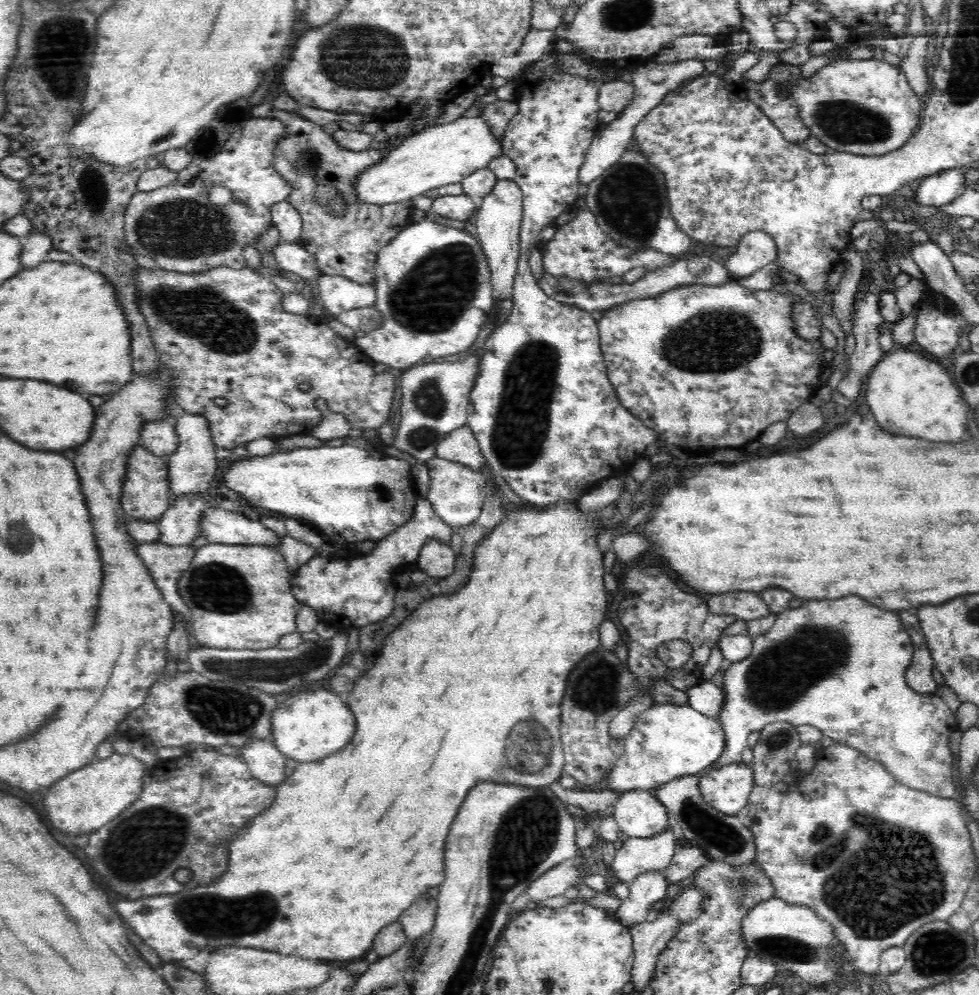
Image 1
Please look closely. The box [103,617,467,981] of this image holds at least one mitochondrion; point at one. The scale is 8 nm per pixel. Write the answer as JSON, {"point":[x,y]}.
{"point":[206,915]}

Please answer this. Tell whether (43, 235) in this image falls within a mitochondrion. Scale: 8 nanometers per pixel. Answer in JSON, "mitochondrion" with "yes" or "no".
{"mitochondrion":"no"}

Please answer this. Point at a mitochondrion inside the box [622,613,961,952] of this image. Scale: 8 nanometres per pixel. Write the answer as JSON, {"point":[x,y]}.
{"point":[878,876]}

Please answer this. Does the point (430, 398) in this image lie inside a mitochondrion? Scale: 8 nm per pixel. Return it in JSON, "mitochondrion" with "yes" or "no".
{"mitochondrion":"yes"}

